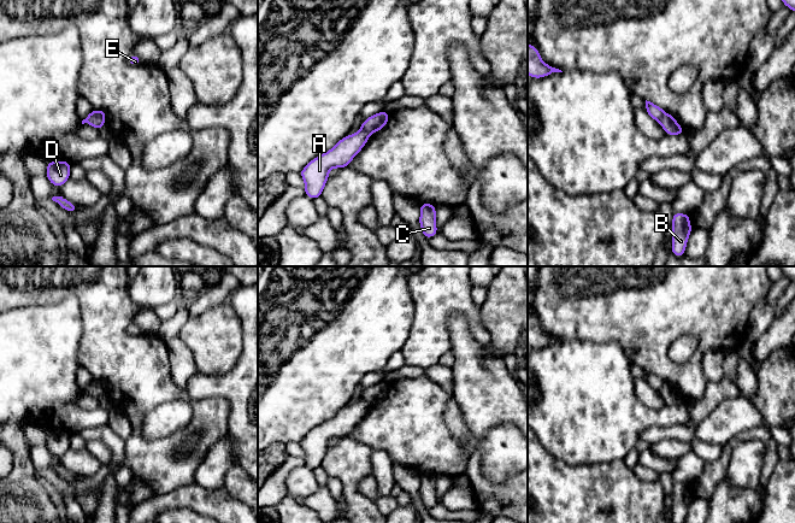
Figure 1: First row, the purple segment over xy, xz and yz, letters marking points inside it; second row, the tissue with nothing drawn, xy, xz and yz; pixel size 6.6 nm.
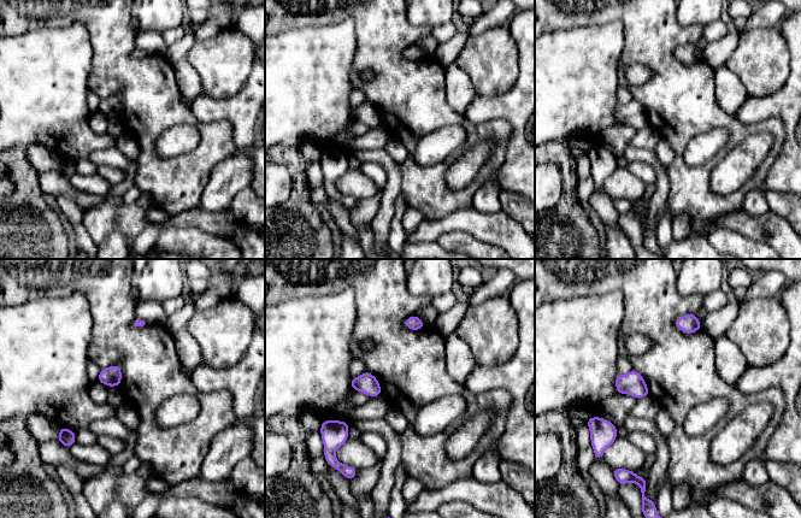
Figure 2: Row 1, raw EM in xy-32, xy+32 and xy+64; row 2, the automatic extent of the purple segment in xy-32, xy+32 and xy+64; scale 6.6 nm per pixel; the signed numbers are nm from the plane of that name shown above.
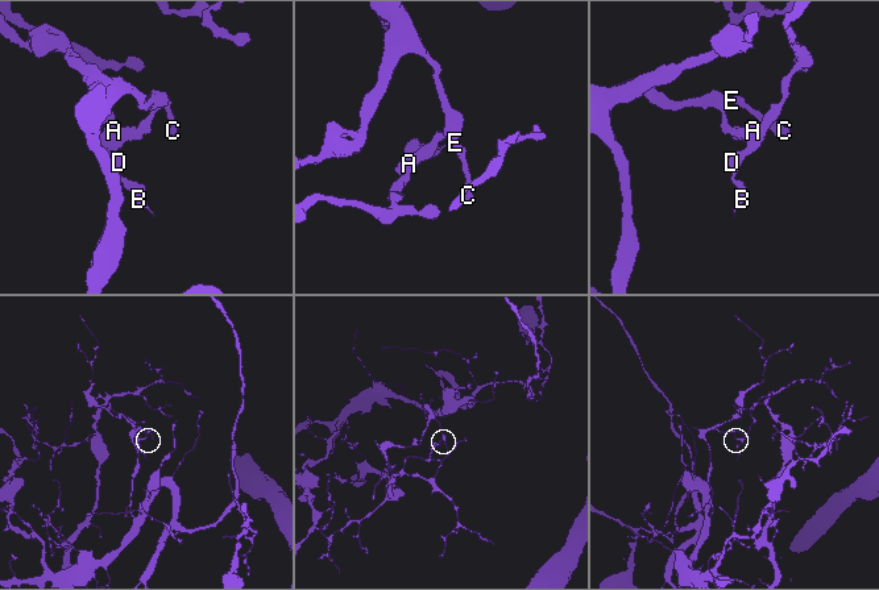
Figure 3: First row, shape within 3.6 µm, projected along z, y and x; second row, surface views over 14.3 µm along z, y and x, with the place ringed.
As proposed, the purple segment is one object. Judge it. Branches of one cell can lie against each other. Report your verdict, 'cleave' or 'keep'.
cleave

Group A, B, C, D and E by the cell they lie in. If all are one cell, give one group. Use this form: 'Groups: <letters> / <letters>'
Groups: A B D / C E

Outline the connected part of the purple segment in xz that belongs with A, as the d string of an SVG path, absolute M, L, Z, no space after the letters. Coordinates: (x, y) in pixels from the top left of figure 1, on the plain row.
M360 399L355 404L346 405L330 421L313 428L299 443L305 452L305 465L311 469L322 466L331 439L346 437L363 419L371 402Z

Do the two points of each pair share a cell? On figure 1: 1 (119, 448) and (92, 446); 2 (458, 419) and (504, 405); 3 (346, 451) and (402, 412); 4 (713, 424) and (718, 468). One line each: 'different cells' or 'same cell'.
1: different cells
2: different cells
3: different cells
4: different cells

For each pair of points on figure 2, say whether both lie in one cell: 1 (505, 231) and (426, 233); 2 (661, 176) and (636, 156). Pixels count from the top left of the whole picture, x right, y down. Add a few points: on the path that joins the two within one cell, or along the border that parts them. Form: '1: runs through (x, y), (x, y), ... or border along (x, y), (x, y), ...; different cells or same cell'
1: runs through (486, 228), (478, 224), (446, 224); same cell
2: runs through (659, 169), (647, 156), (643, 156); same cell

